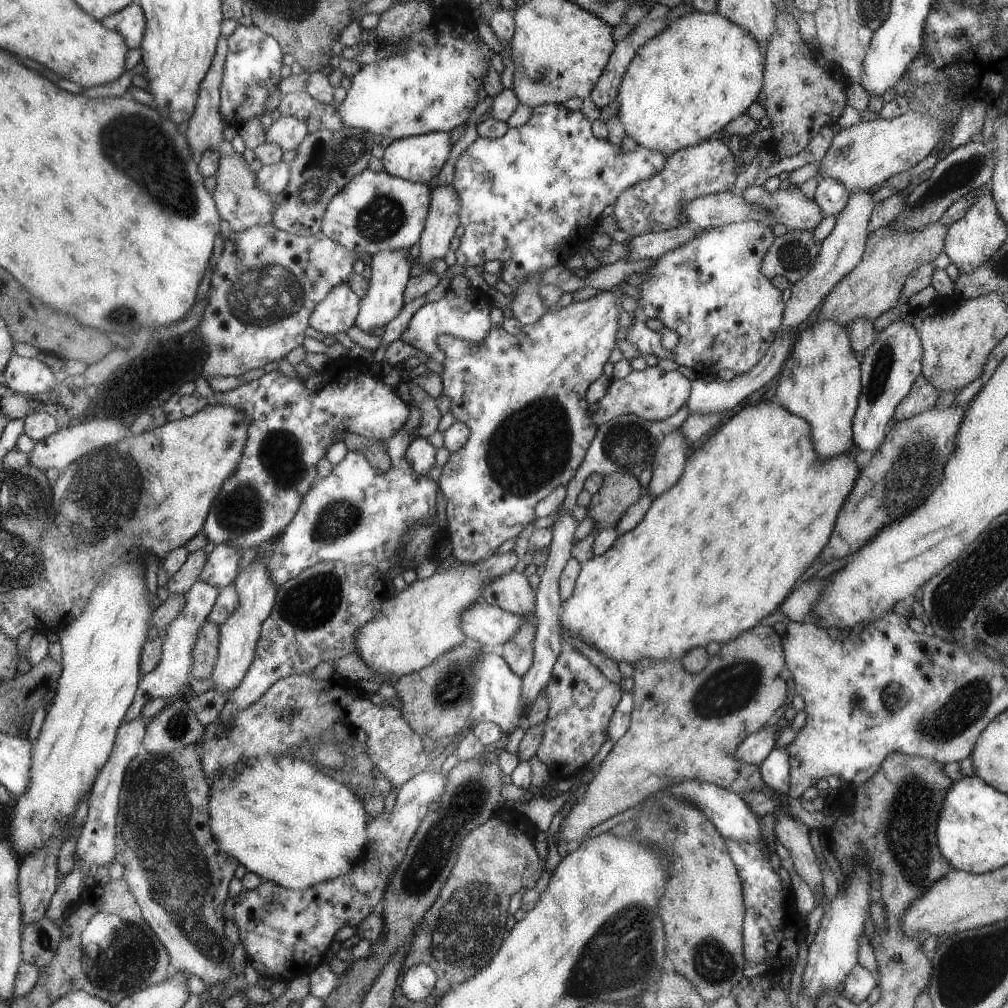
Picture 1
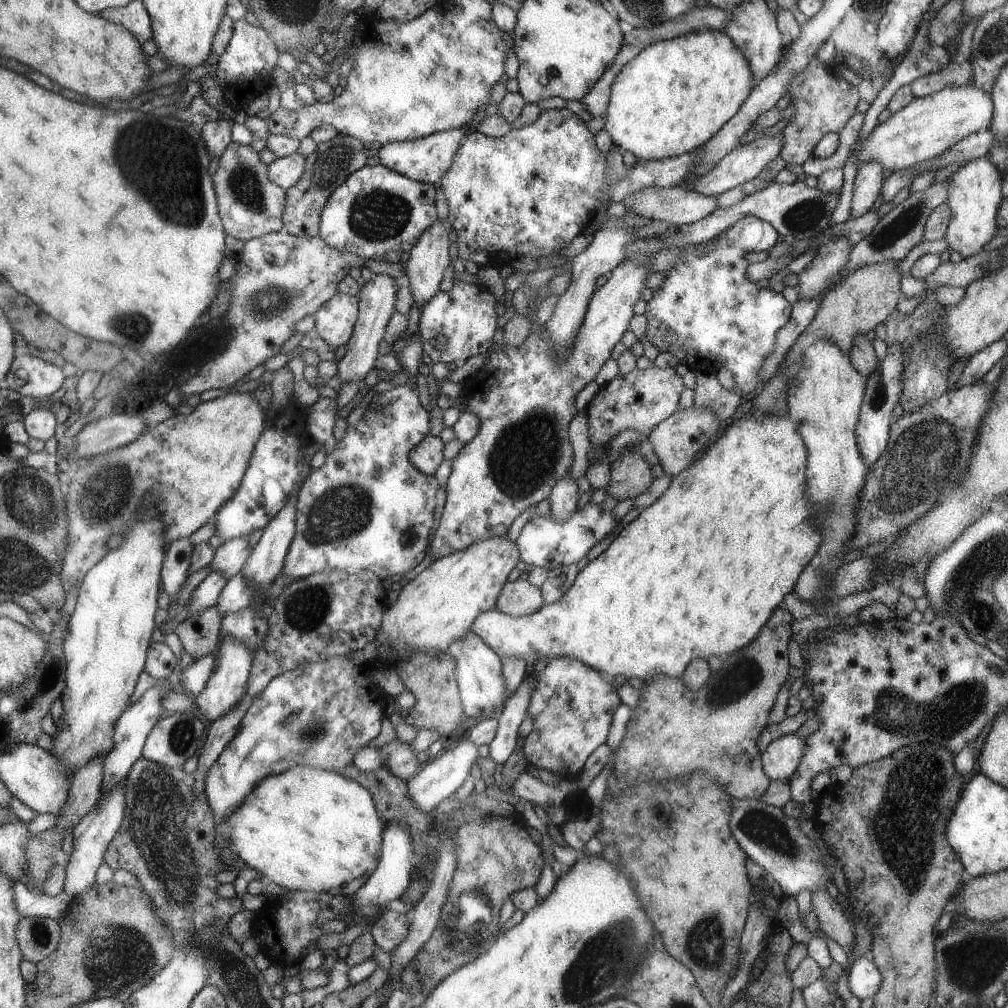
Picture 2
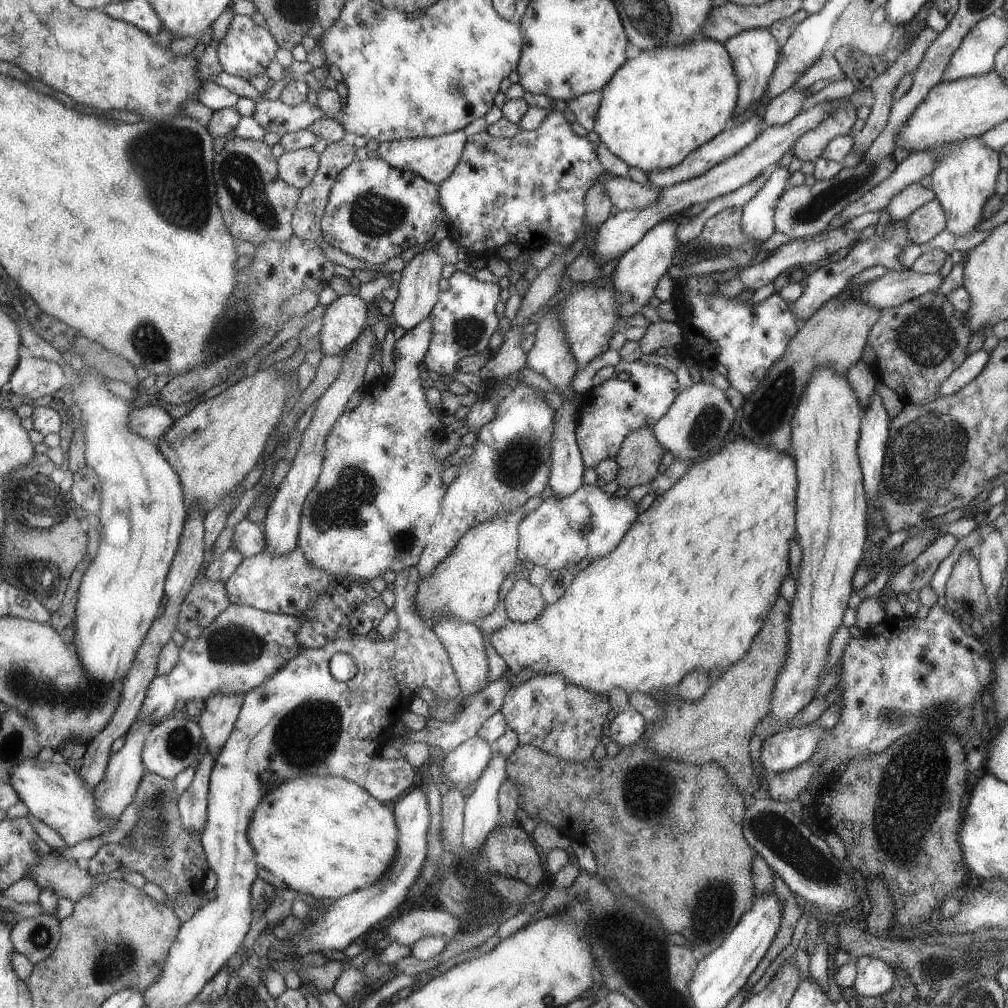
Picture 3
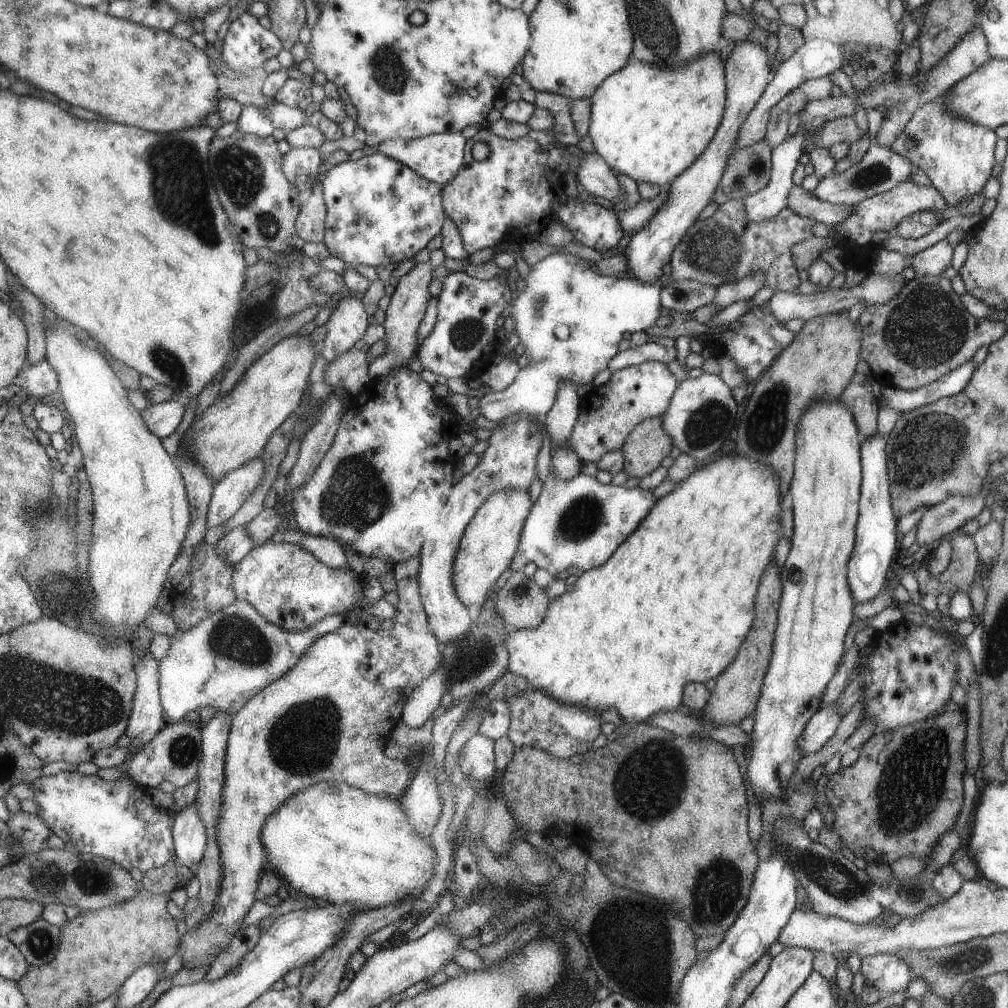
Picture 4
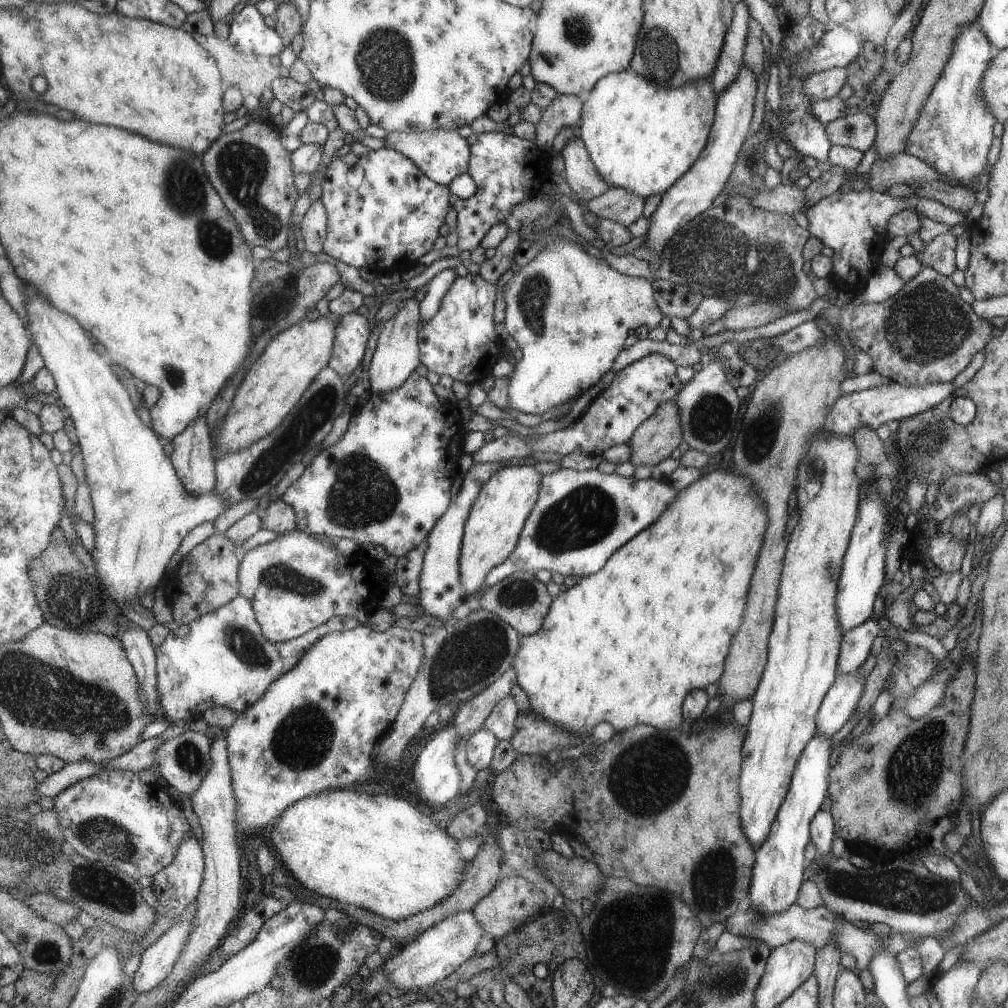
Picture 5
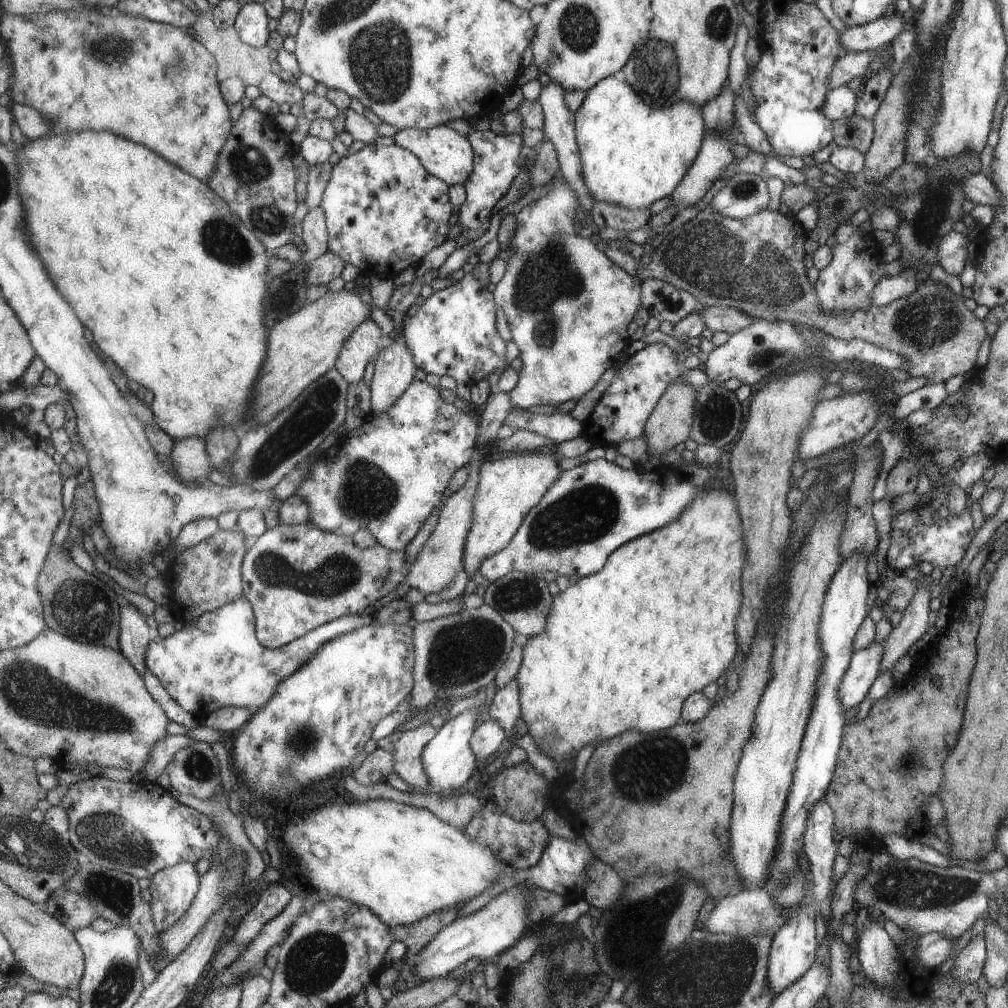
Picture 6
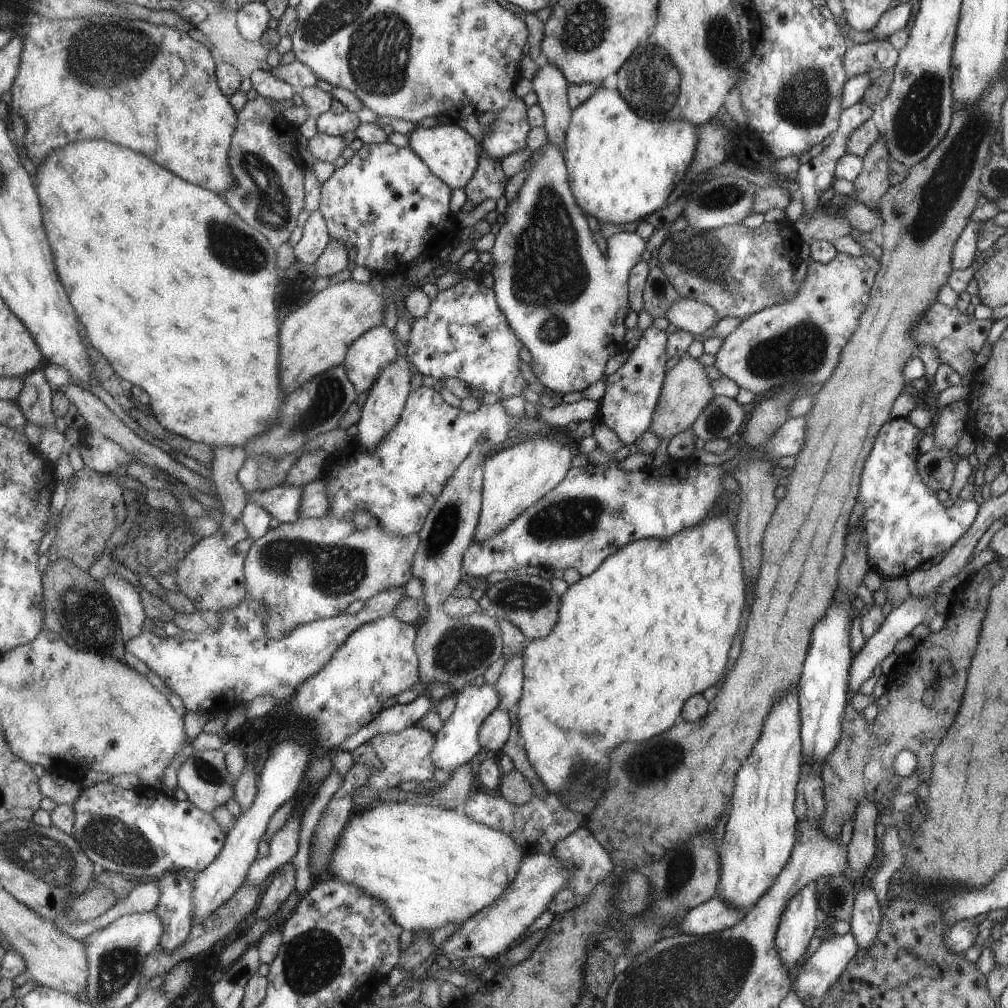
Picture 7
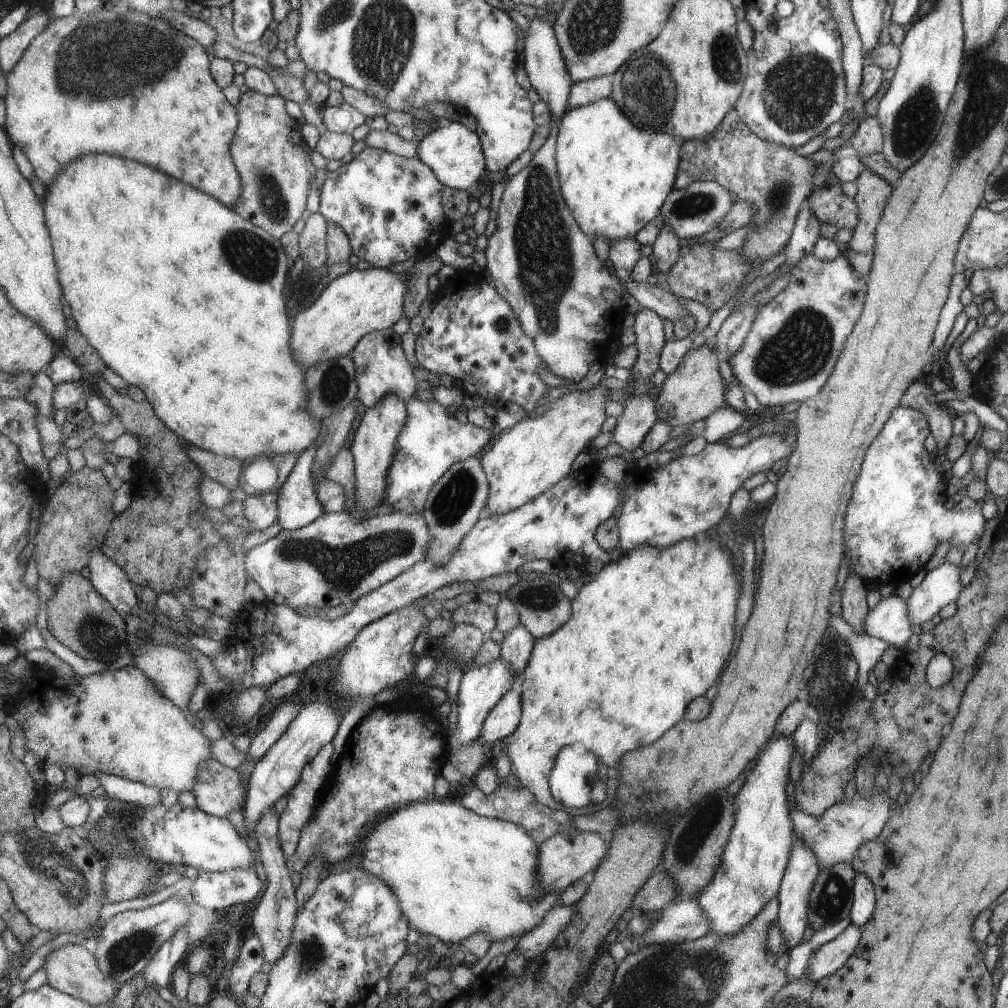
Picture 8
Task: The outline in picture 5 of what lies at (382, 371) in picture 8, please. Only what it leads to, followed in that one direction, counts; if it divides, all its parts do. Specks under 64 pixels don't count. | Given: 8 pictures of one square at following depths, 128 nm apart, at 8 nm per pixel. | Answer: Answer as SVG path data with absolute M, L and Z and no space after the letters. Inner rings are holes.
M349 312L339 316L333 340L334 350L331 352L328 366L339 376L351 374L361 363L367 338L369 322L365 320L365 315Z

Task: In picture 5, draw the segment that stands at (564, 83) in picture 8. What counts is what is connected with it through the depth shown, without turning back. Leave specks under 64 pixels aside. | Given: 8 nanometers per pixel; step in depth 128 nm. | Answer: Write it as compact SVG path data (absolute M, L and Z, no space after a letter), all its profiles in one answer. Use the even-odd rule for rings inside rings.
M573 138L561 149L564 170L562 176L567 186L577 194L581 200L591 200L609 190L610 184L601 173L595 169L583 141Z

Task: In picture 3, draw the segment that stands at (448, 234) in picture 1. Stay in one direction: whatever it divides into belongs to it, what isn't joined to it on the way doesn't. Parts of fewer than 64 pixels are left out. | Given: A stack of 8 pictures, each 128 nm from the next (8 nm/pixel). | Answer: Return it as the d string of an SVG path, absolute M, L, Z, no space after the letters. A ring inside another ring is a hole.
M427 248L404 263L404 267L393 281L397 290L397 298L395 302L392 302L393 310L391 310L391 320L394 326L407 331L417 326L430 314L433 304L436 303L435 300L438 300L437 292L440 291L438 288L439 270L441 270L441 262L437 260L437 254Z

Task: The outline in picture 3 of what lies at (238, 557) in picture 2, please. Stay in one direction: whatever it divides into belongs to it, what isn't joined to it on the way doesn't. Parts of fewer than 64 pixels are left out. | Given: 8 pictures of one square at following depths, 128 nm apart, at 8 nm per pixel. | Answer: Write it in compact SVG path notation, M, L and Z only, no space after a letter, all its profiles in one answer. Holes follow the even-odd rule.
M246 518L239 521L233 528L231 534L231 546L241 554L241 558L255 556L265 546L265 534L262 524L253 524Z

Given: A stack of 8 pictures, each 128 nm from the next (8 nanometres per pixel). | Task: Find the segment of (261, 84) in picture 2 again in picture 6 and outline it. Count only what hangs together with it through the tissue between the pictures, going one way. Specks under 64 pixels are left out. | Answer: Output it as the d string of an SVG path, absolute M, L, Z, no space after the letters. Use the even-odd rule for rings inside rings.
M246 3L239 8L232 27L243 44L248 44L253 48L261 48L266 46L265 42L269 37L267 20L269 18L267 18L263 5Z

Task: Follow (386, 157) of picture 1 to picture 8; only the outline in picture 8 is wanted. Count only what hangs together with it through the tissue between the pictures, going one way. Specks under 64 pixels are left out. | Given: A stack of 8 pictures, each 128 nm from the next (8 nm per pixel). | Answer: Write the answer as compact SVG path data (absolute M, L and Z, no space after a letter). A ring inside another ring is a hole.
M447 121L424 135L422 140L416 142L416 157L434 171L443 186L469 191L486 171L486 157L483 156L478 133L469 131L459 122Z

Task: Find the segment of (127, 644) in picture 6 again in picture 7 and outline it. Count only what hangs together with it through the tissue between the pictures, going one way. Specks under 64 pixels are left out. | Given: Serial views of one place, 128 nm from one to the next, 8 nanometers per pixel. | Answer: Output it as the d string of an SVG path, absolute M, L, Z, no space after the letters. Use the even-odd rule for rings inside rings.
M113 572L107 573L100 582L105 586L111 600L115 602L123 631L123 642L127 642L129 638L133 638L137 634L143 634L145 632L143 620L146 616L134 586L124 581L123 576Z

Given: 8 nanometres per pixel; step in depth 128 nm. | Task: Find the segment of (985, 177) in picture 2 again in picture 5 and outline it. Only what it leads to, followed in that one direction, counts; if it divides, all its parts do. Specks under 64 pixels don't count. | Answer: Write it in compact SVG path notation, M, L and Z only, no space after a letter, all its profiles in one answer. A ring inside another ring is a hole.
M975 21L967 24L958 36L946 70L934 84L913 130L907 135L905 152L925 162L929 168L935 168L937 174L951 180L951 185L964 187L971 184L971 180L977 178L975 174L981 172L985 154L991 146L991 126L996 122L979 94L979 84L994 55L995 51L982 28Z

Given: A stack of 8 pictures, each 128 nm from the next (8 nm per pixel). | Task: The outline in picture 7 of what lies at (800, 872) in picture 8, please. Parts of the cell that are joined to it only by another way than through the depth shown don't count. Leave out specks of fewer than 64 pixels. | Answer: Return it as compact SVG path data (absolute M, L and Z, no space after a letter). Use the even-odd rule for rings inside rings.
M811 881L791 899L778 924L774 936L775 948L782 957L783 970L789 974L791 966L801 958L809 938L815 932L816 881Z

